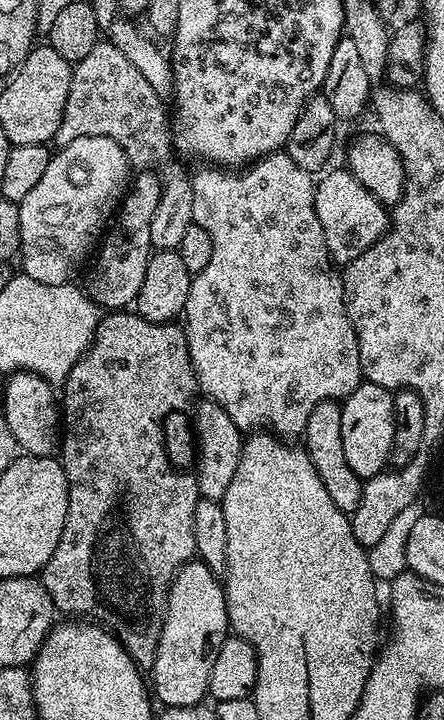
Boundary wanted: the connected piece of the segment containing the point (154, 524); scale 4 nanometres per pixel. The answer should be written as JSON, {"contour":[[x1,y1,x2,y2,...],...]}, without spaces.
{"contour":[[112,310,101,319,96,328,95,340,76,363,74,370,70,370,62,385,62,443,58,449,58,459,64,466,68,483,66,526,62,526,62,538,58,538,58,546,54,554,50,554,50,562,46,562,46,566,40,569,38,579,42,586,46,586,46,594,50,594,57,613,68,618,83,618,107,628,141,670,151,669,152,663,156,661,164,625,164,608,168,604,168,588,176,577,176,571,196,556,194,506,198,506,202,498,196,477,198,448,194,443,194,401,197,396,196,372,190,362,188,336,183,327,176,322,155,324,143,320,132,310]]}

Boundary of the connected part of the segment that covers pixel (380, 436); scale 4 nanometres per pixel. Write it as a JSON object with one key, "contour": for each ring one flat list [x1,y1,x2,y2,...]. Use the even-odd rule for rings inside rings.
{"contour":[[362,382,342,401,342,450,346,450,346,462,350,470,354,470,361,481,369,480,389,467,394,442,392,397,393,393,389,389]]}

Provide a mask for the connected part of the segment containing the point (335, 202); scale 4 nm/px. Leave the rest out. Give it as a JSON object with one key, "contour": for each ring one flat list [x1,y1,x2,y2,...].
{"contour":[[343,167,340,168,334,169,333,172,325,171,315,181,314,210,318,214,318,222,322,222,322,234,326,234,328,253,332,255,332,259,337,265,343,266,349,264,354,258,358,258,358,254,370,250,370,246,374,246,374,242,381,240,384,233,388,231,390,212,381,200,374,198,374,194,370,194,370,190,366,190,366,186,362,186,362,182,358,182,358,178,354,178,352,172]]}

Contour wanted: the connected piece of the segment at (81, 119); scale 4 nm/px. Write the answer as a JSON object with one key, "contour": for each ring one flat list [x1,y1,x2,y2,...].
{"contour":[[97,42,94,50,86,54,73,67,72,77,70,78,70,94,66,98,66,110,62,114,62,122,56,131,55,143,63,146,74,142,74,138,86,138,87,136,105,136,114,138,118,146,126,154,126,158,136,166,152,166,152,163,164,159,173,149,172,137,170,135,170,114,164,110,165,101,142,78,142,70,118,50,118,46,107,42]]}

